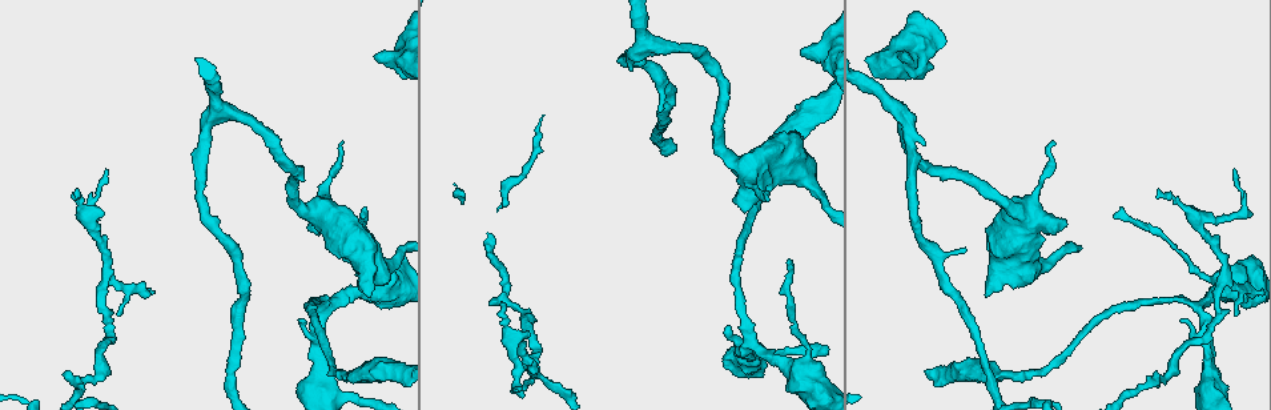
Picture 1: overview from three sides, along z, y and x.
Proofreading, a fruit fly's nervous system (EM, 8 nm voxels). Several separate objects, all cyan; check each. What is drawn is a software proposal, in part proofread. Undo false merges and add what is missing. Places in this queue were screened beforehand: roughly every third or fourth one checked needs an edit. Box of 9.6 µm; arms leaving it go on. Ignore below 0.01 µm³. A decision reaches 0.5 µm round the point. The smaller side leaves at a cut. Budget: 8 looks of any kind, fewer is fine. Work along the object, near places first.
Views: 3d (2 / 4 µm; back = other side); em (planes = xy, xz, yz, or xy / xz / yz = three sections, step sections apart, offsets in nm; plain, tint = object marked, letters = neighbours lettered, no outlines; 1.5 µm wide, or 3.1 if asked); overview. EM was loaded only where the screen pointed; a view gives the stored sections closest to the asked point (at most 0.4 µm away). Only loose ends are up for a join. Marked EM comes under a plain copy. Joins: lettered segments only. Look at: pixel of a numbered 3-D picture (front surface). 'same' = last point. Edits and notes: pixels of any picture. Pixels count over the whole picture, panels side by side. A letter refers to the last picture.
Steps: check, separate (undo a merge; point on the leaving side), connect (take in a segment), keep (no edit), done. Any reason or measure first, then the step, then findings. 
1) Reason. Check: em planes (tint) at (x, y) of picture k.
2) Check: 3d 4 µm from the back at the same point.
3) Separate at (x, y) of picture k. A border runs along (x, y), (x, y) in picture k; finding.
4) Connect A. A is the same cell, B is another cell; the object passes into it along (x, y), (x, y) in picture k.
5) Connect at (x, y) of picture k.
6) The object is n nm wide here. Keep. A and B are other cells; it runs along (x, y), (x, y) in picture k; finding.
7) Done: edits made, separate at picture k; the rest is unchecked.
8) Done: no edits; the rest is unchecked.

Check: 3d 4 µm at (1113, 215) of picture 1.

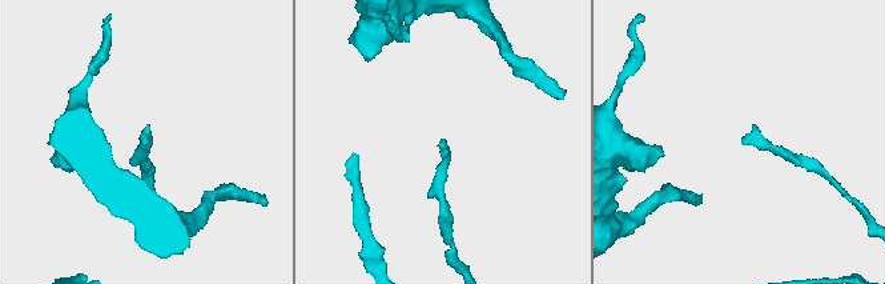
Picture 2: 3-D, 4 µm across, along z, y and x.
Check: em yz step 8 (letters) at (443, 140) of picture 2.

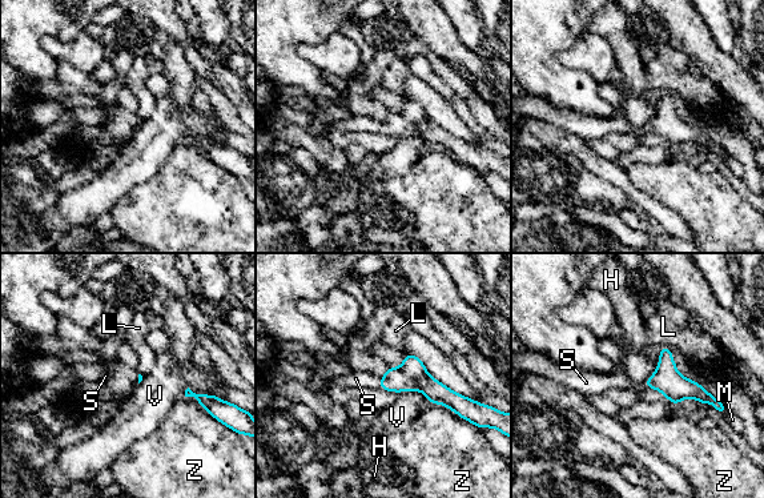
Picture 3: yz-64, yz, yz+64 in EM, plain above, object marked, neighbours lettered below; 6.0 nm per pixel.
Connect S. S is the same cell, H, L, M, V and Z are other cells; the object passes into it along (411, 376), (381, 382), (356, 378) in picture 3; the neuron continues.

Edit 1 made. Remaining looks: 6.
See it whole again. Check: overview.

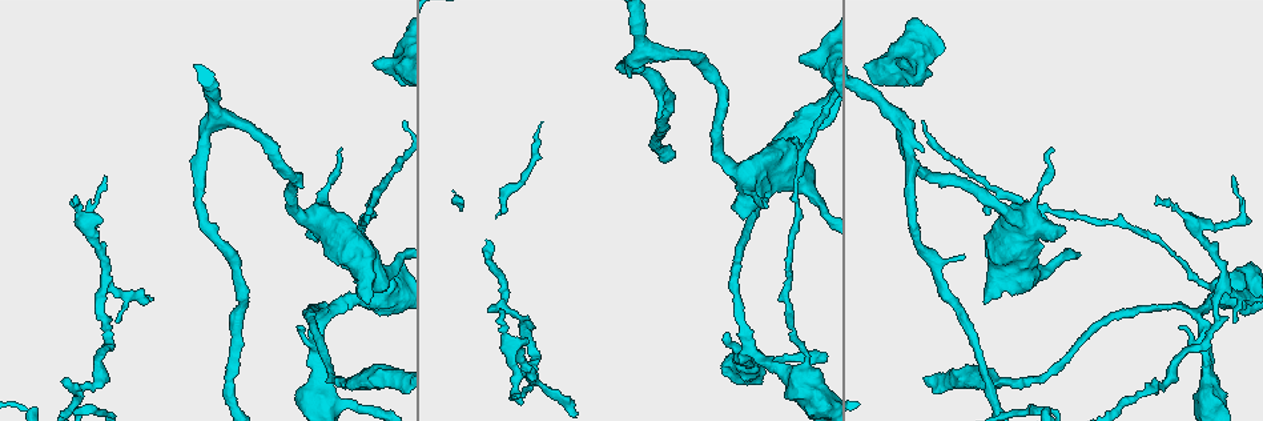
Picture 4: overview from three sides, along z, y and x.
Branch stops here. Check: em planes (letters) at (905, 65) of picture 4.

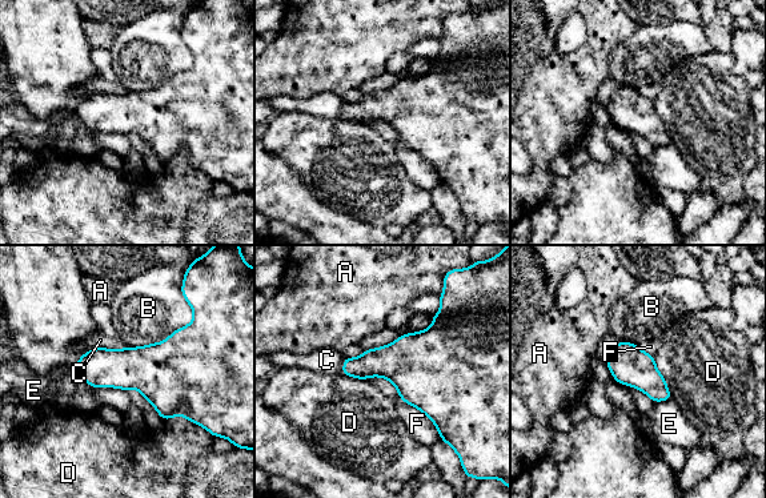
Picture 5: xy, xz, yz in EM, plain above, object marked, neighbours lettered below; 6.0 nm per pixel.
The longest contact is with F, 600 nm. Keep. A, B, C, D, E and F are other cells; a border runs along (164, 418), (184, 416), (203, 426) in picture 5; no lettered segment goes on from it.

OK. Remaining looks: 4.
Branch stops here. Check: em yz step 8 (tint) at (367, 302) of picture 4.

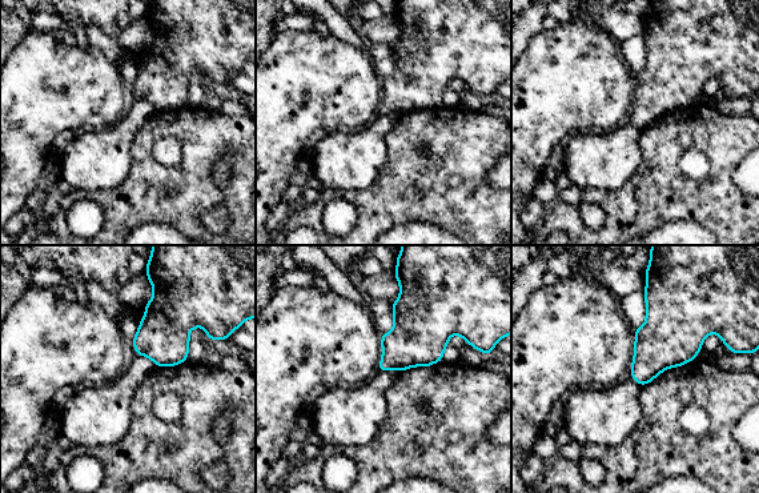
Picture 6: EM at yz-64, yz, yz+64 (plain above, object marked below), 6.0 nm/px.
Another direction. Check: em planes (letters) at the same point.

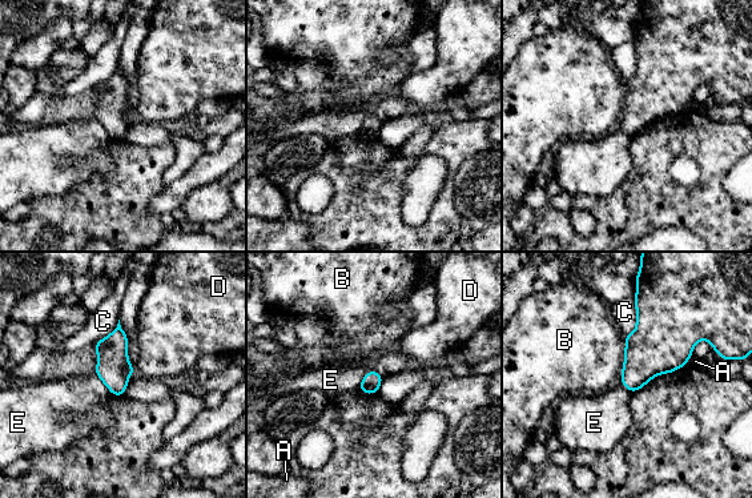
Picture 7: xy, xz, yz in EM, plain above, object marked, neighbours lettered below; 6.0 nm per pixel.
Keep. A, B, C, D and E are other cells; a border runs along (95, 372), (113, 394) in picture 7; none of them fits.

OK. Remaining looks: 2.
Done: edits made, connect at picture 3; the rest is unchecked.

